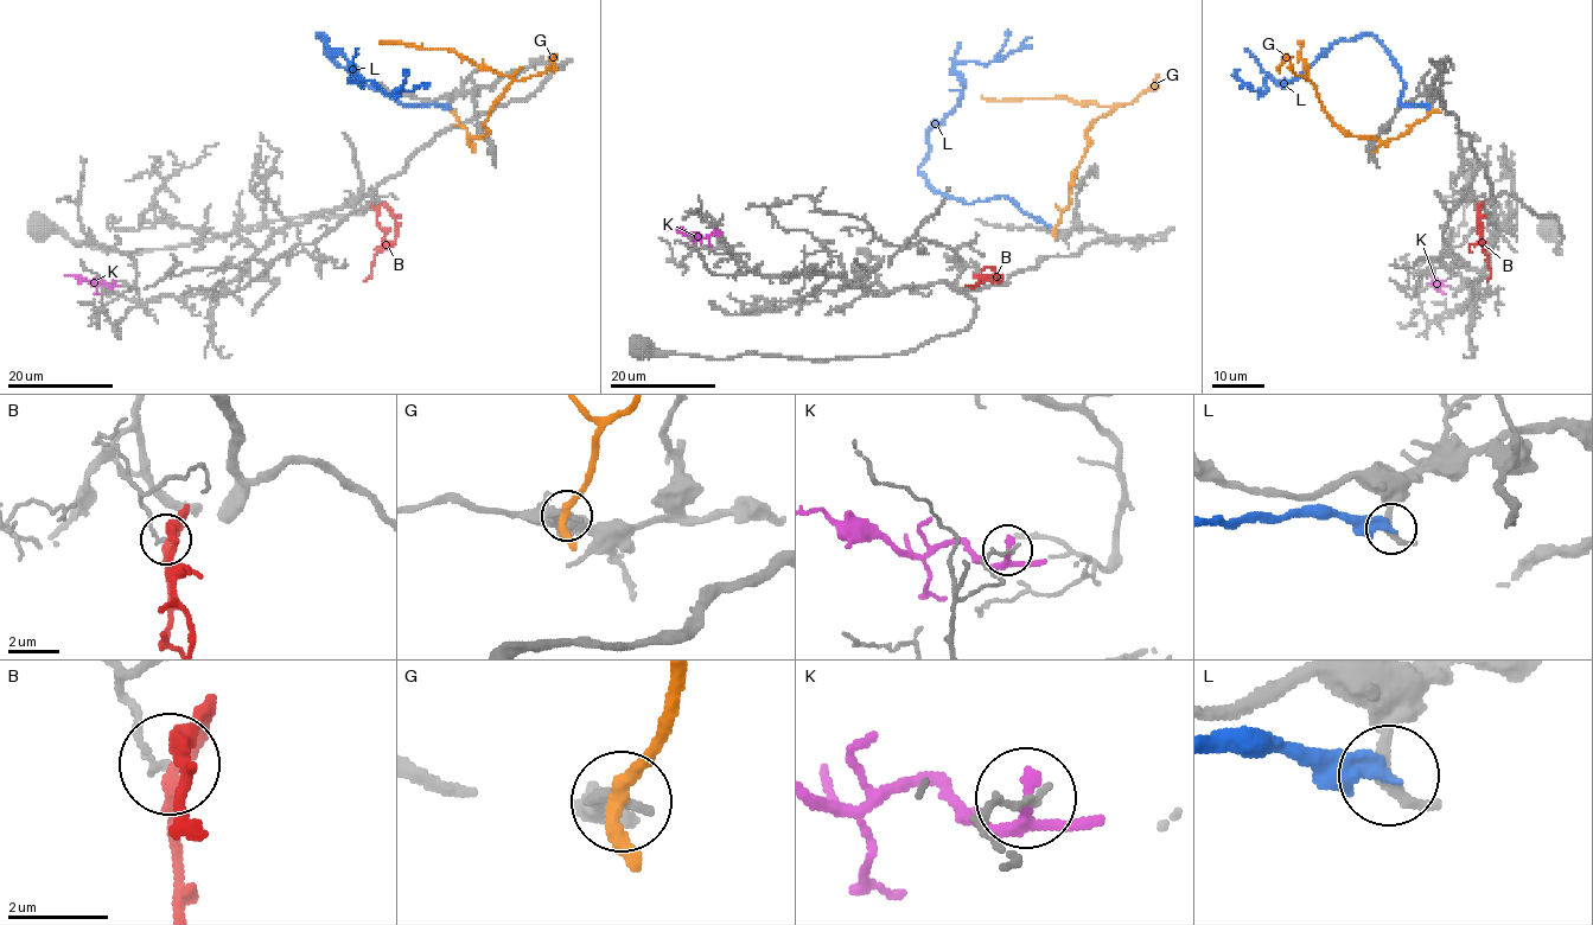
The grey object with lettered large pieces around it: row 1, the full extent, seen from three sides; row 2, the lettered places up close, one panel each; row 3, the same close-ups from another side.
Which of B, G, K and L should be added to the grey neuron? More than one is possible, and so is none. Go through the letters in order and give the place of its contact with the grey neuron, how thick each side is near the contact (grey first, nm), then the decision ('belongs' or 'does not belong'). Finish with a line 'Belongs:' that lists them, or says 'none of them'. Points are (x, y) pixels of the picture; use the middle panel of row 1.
B: contact (979, 275); calibres 140 and 240 nm; does not belong
G: contact (1055, 229); calibres 280 and 280 nm; does not belong
K: contact (714, 230); calibres 140 and 160 nm; does not belong
L: contact (1052, 228); calibres 320 and 320 nm; does not belong
Belongs: none of them

